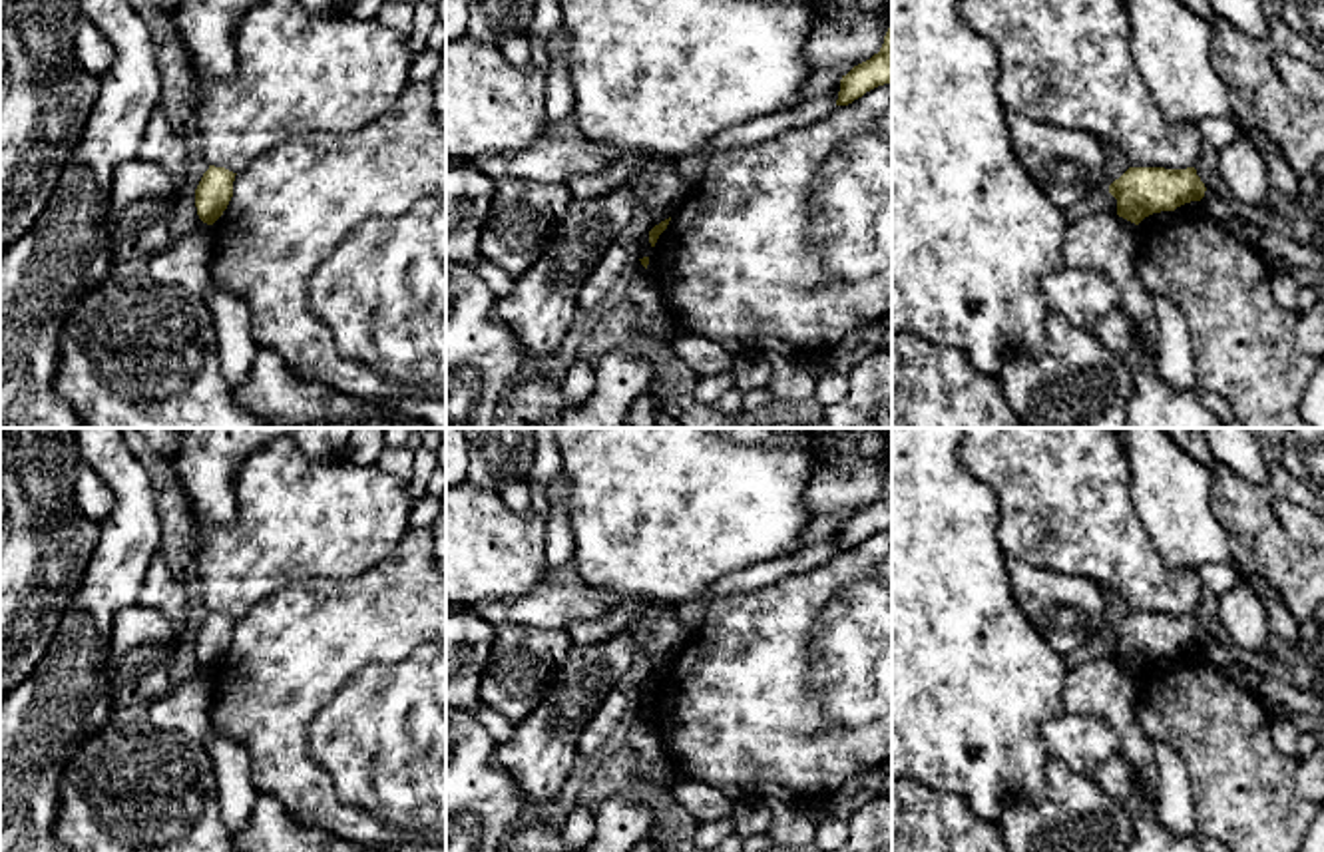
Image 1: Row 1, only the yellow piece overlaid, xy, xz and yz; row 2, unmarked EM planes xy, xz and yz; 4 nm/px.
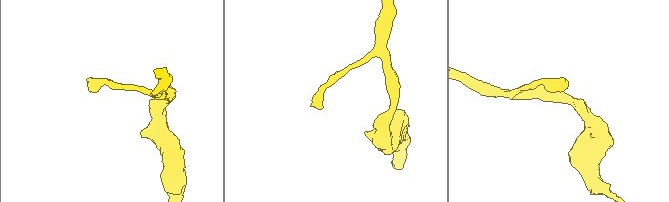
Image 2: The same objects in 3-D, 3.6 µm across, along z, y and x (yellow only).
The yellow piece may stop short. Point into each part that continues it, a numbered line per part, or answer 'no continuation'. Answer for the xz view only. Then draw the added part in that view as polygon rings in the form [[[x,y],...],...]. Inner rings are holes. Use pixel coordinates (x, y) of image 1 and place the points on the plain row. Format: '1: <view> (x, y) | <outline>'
no continuation

